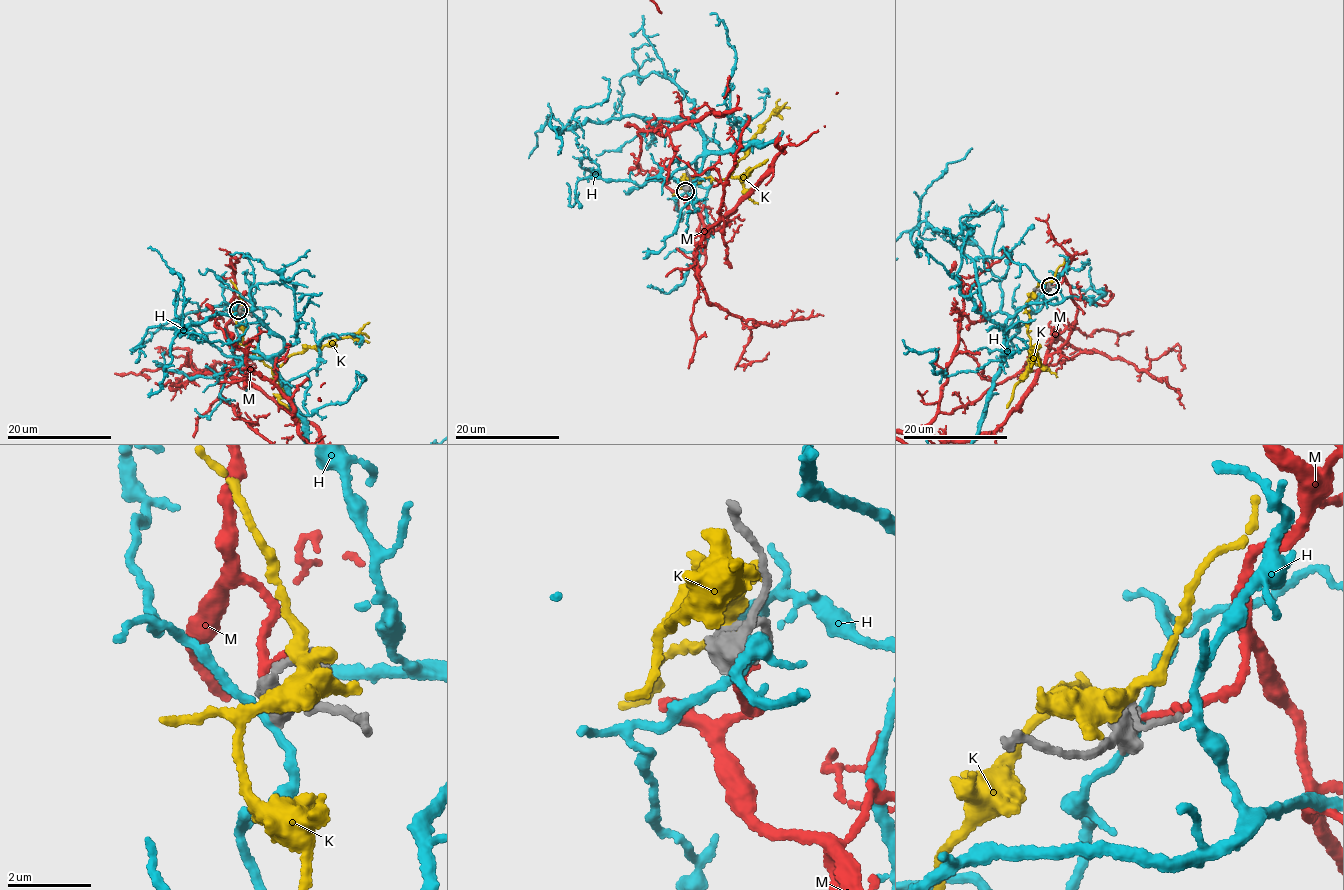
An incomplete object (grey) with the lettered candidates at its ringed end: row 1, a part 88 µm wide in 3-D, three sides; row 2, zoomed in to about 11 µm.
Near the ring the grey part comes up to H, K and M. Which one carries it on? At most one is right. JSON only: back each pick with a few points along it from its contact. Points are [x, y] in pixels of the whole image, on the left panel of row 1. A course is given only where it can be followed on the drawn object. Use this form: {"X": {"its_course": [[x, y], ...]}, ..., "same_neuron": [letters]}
{"same_neuron": ["M"]}

